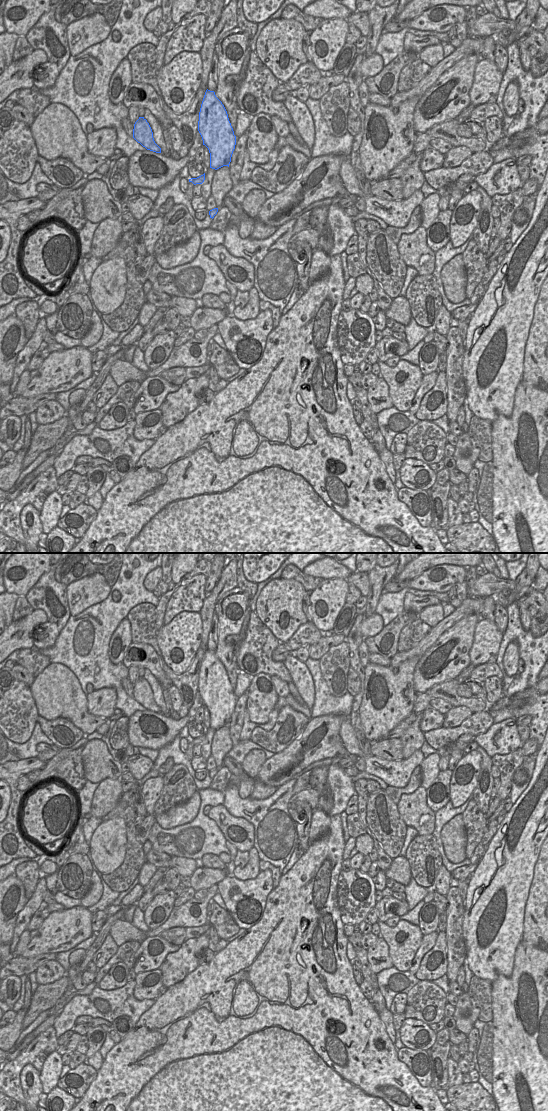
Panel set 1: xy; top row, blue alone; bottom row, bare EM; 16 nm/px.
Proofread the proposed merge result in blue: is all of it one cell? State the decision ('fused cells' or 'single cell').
single cell

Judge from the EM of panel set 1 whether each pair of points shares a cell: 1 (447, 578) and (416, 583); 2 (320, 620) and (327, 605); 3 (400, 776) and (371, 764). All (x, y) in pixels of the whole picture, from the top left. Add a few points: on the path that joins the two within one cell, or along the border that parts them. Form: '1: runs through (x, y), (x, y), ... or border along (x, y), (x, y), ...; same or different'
1: runs through (439, 581), (424, 582); same
2: runs through (323, 616), (324, 609); same
3: runs through (392, 774), (383, 770), (377, 770); same

